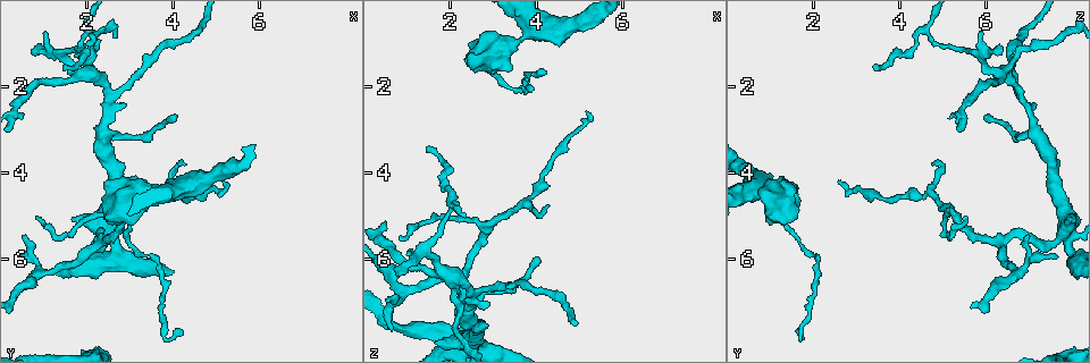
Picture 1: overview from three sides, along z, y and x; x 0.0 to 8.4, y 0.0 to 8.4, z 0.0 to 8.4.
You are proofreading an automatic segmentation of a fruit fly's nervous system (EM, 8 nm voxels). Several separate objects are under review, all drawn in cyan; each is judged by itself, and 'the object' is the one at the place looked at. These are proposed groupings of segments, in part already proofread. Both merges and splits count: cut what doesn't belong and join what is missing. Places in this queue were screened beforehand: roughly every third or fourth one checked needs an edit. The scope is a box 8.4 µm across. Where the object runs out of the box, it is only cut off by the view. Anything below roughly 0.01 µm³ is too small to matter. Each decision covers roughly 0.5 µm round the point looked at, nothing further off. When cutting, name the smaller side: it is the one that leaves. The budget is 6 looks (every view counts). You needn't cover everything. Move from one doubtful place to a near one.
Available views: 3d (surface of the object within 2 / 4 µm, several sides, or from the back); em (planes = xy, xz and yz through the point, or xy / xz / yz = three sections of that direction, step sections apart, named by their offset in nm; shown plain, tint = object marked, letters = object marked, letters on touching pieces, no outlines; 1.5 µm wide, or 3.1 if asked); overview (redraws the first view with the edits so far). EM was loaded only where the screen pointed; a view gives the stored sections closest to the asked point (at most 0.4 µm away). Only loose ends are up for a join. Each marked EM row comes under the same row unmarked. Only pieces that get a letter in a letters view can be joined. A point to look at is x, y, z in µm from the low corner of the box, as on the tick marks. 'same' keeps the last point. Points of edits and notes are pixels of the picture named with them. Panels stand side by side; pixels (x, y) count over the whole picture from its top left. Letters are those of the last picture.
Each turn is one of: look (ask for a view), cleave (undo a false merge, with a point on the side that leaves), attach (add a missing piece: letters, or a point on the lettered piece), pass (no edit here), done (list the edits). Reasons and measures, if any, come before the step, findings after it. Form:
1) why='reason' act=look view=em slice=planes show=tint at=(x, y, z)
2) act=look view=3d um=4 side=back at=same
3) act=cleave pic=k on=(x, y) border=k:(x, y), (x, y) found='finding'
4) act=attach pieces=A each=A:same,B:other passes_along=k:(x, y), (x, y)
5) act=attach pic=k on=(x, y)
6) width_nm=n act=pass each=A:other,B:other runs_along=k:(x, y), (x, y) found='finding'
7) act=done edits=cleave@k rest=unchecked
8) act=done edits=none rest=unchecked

why='three-way junction' act=look view=em slice=xy step=8 show=tint at=(2.85, 2.45, 7.00)

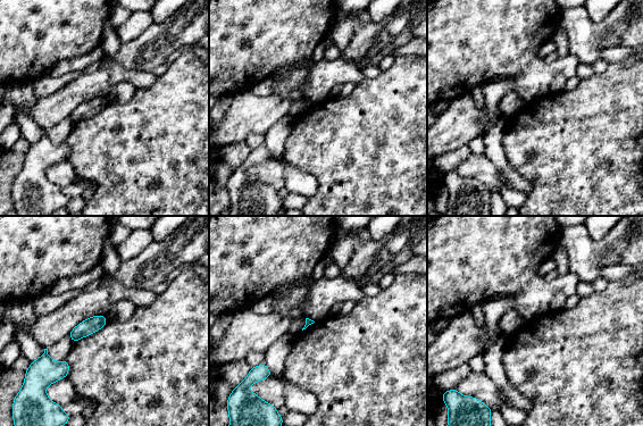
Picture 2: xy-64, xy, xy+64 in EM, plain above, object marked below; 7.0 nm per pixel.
act=look view=em slice=planes show=tint at=same

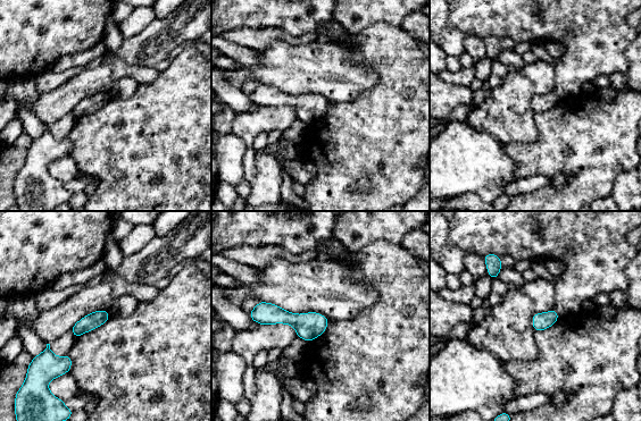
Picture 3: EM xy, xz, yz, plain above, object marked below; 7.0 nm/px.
act=look view=em slice=planes show=letters at=same

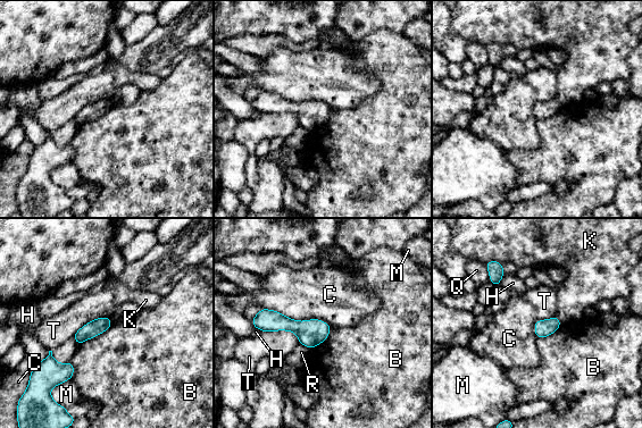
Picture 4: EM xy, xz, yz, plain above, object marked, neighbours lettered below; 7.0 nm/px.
act=pass each=B:other,C:other,H:other,K:other,M:other,Q:other,R:other,T:other border=4:(260, 308), (330, 326) found='none of them fits'

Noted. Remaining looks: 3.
why='thin end' act=look view=em slice=planes show=letters at=(4.20, 7.75, 1.65)

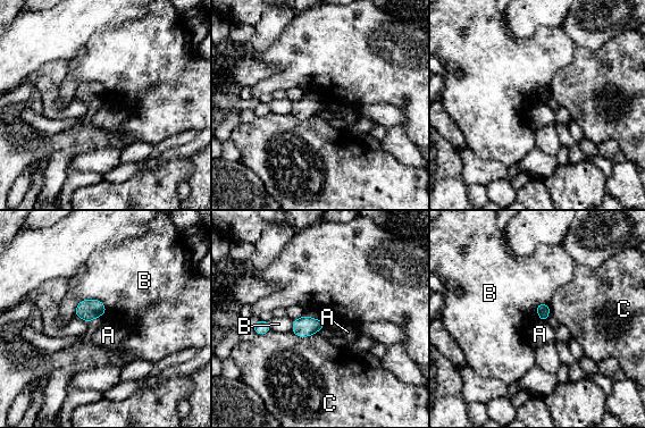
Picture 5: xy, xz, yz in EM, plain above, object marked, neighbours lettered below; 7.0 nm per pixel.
act=pass each=A:other,B:other,C:other border=5:(541, 319), (545, 320) found='none of them fits'

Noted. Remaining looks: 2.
why='three-way junction' act=look view=em slice=planes show=letters at=(3.85, 4.40, 0.80)

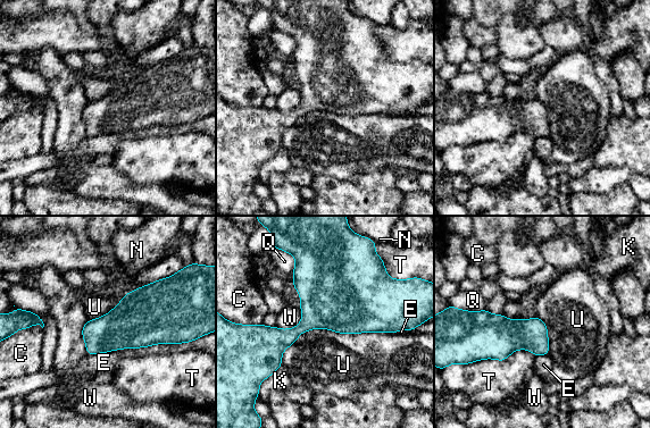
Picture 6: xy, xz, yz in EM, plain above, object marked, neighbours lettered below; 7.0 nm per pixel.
longest_contact=U:850nm act=pass each=C:other,E:other,K:other,N:other,Q:other,T:other,U:other,W:other border=6:(394, 332), (310, 328), (281, 364) found='all the same neuron'

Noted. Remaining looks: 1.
act=done edits=none rest=unchecked

